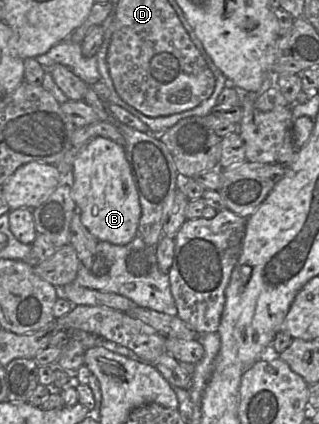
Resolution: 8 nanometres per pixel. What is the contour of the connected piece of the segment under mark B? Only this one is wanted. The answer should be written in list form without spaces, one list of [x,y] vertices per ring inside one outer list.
[[[96,137],[82,147],[73,163],[71,195],[82,224],[99,241],[126,245],[138,235],[141,205],[123,146]]]

